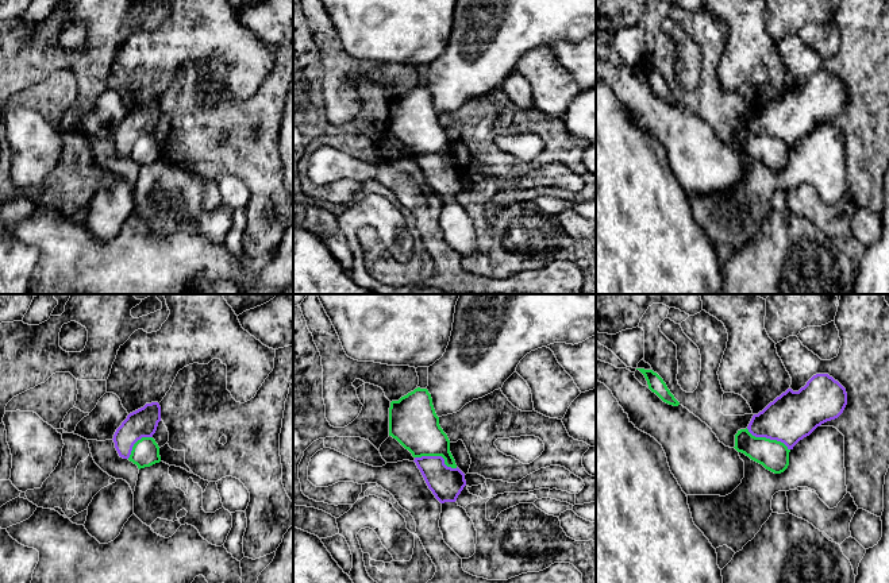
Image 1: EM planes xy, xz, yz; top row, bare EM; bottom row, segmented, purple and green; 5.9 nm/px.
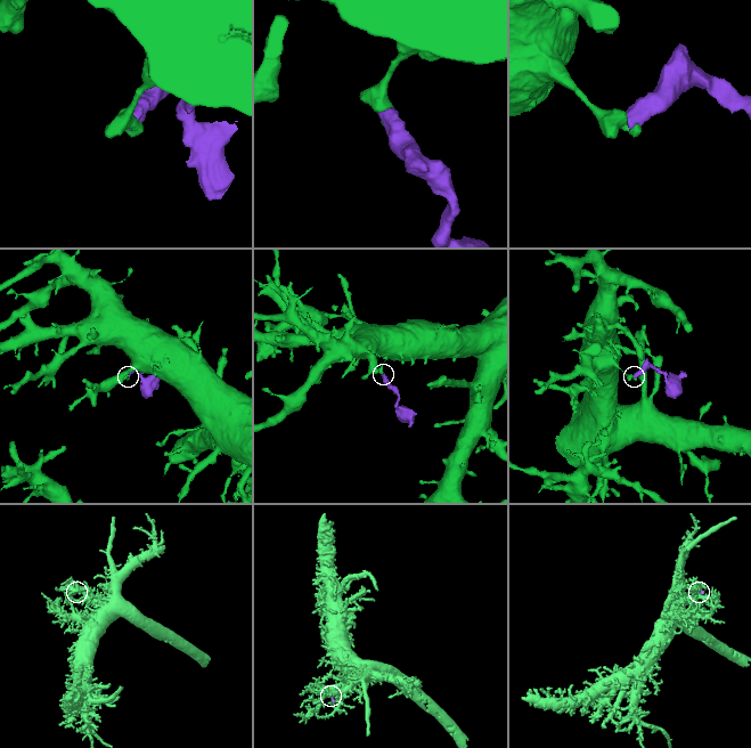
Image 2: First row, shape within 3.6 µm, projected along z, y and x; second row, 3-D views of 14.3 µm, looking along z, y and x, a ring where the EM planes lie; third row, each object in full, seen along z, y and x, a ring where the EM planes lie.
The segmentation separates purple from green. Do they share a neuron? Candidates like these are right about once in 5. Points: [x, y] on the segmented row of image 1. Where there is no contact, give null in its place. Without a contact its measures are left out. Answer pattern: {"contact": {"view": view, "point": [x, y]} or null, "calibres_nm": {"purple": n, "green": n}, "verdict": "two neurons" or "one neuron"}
{"contact": {"view": "xz", "point": [438, 456]}, "calibres_nm": {"purple": 200, "green": 280}, "verdict": "two neurons"}

